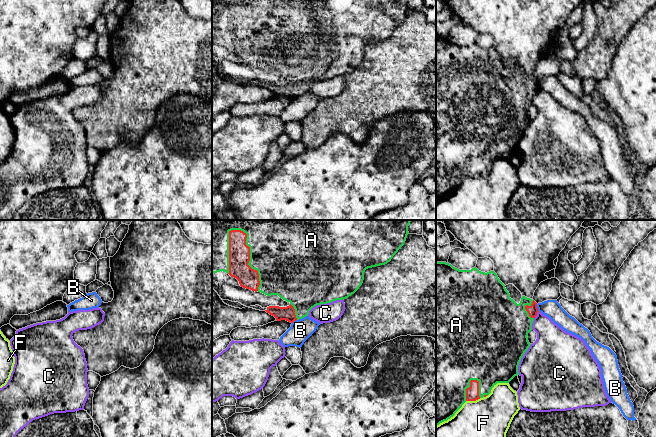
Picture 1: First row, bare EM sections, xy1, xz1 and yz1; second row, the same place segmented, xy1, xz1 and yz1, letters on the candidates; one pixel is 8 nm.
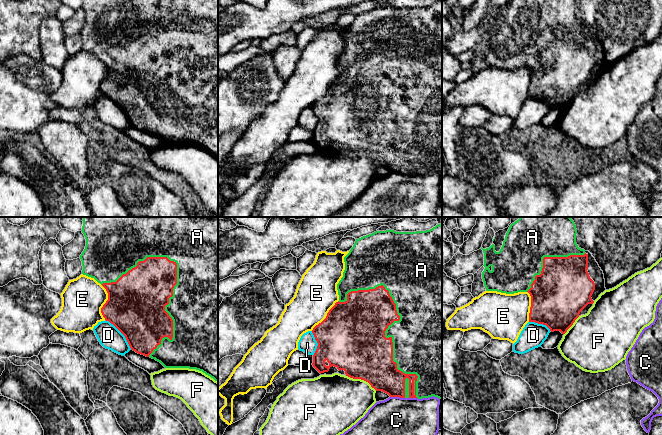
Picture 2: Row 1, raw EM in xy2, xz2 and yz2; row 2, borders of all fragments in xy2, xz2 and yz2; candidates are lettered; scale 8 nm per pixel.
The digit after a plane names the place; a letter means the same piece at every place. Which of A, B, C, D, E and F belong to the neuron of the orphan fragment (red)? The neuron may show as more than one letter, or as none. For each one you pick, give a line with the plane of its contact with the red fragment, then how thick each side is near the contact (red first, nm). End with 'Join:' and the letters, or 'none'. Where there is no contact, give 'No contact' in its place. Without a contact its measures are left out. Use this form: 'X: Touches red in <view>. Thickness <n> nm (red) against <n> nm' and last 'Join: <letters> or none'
A: Touches red in xz2. Thickness 500 nm (red) against 380 nm
Join: A

